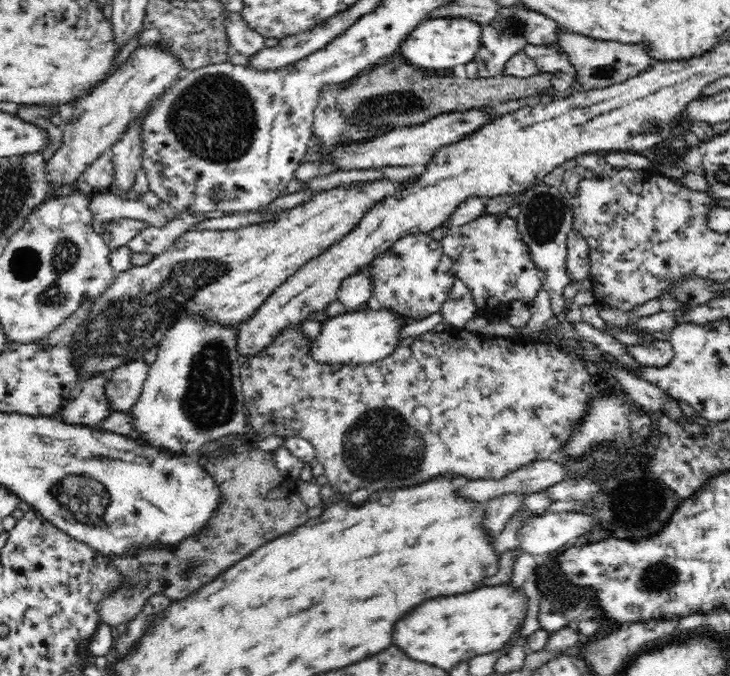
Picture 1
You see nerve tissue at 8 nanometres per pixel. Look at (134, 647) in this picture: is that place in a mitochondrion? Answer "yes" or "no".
no

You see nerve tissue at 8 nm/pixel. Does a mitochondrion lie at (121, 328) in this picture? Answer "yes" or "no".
yes

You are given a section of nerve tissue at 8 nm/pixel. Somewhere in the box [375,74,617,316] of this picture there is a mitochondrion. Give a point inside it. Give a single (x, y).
(545, 215)

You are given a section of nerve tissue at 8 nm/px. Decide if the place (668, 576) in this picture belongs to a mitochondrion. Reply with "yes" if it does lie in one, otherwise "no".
yes

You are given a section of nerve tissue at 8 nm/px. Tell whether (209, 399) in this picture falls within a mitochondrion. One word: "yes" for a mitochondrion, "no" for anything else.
yes

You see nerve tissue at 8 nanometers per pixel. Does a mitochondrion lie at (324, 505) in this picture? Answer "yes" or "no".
no

